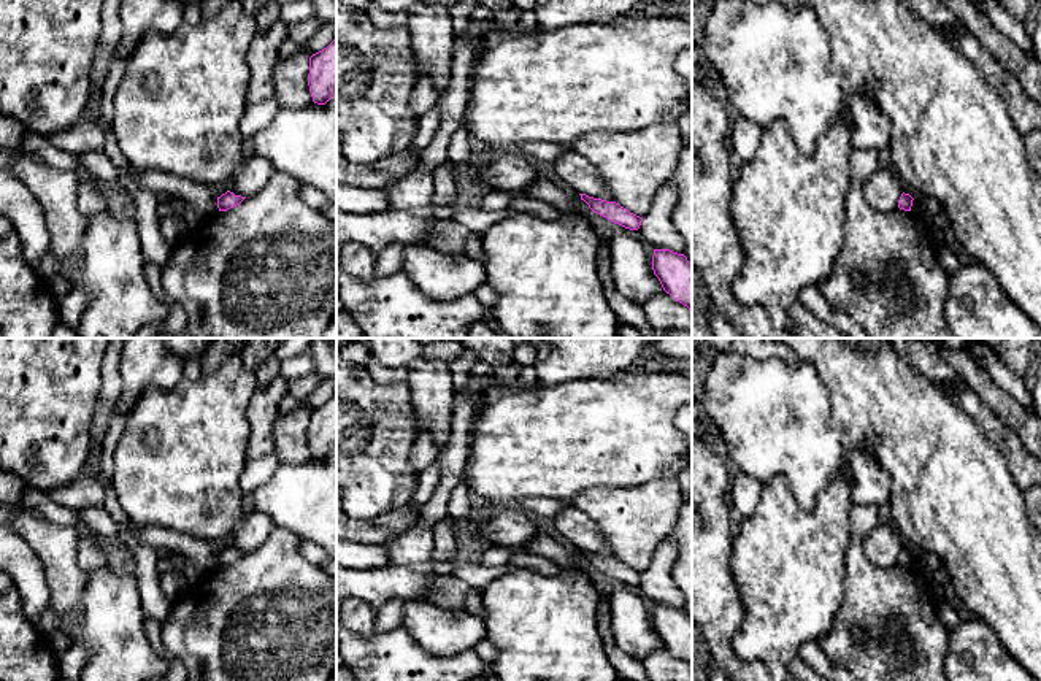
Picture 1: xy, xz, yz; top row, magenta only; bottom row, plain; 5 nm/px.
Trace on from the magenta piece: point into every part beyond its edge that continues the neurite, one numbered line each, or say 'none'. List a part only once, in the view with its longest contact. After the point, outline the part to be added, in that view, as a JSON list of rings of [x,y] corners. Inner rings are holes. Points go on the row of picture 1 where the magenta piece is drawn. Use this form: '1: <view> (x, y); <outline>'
none

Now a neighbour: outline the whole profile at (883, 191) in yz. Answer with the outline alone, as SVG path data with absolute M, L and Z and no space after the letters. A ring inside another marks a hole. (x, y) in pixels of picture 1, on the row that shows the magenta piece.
M878 168L874 175L863 184L863 197L866 203L881 213L898 208L903 194L903 183L895 170Z

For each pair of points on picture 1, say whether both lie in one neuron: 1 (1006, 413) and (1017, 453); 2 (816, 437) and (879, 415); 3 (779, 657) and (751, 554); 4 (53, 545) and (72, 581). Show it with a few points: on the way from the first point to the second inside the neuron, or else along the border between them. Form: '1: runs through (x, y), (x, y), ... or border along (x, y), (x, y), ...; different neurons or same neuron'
1: border along (983, 403), (1017, 435), (1024, 446); different neurons
2: border along (827, 392), (830, 421), (841, 429), (848, 453); different neurons
3: runs through (778, 632), (776, 580); same neuron
4: runs through (57, 554), (62, 572); same neuron

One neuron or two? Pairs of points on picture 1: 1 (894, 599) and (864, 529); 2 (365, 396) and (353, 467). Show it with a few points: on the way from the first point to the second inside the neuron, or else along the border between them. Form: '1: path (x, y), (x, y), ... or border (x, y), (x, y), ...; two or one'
1: border (852, 532), (864, 538); two
2: path (364, 413), (354, 421), (354, 450); one

